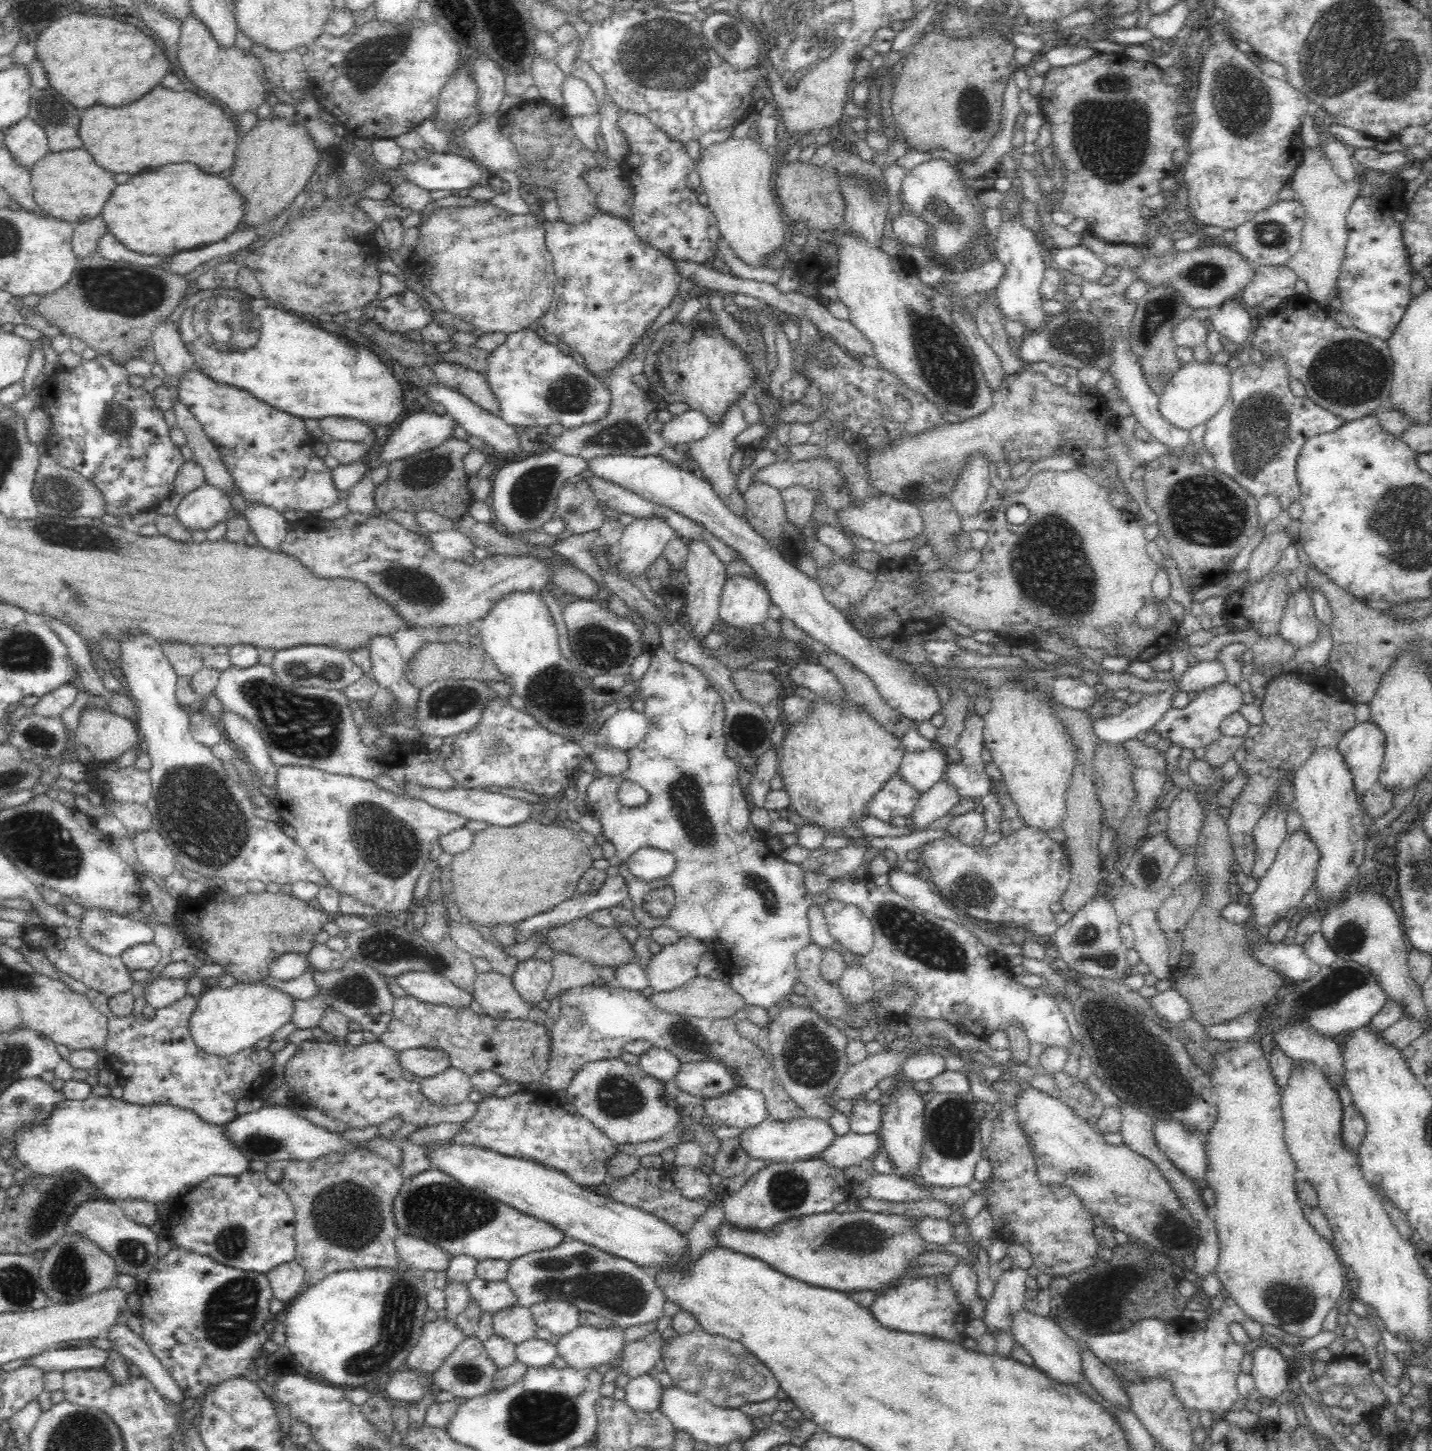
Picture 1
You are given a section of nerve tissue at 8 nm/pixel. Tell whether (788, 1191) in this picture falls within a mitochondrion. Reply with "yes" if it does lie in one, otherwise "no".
yes

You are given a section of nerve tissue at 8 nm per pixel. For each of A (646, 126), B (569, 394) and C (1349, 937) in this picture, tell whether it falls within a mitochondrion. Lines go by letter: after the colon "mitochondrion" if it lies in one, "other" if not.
A: other
B: mitochondrion
C: mitochondrion

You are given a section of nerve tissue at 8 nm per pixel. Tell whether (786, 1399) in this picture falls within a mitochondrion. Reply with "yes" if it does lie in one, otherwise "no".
no

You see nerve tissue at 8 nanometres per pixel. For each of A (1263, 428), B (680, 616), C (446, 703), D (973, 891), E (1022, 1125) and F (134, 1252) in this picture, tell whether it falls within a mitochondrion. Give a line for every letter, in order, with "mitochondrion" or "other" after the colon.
A: mitochondrion
B: other
C: mitochondrion
D: mitochondrion
E: other
F: mitochondrion

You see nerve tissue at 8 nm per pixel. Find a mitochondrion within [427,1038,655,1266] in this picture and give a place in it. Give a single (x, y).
(618, 1097)

